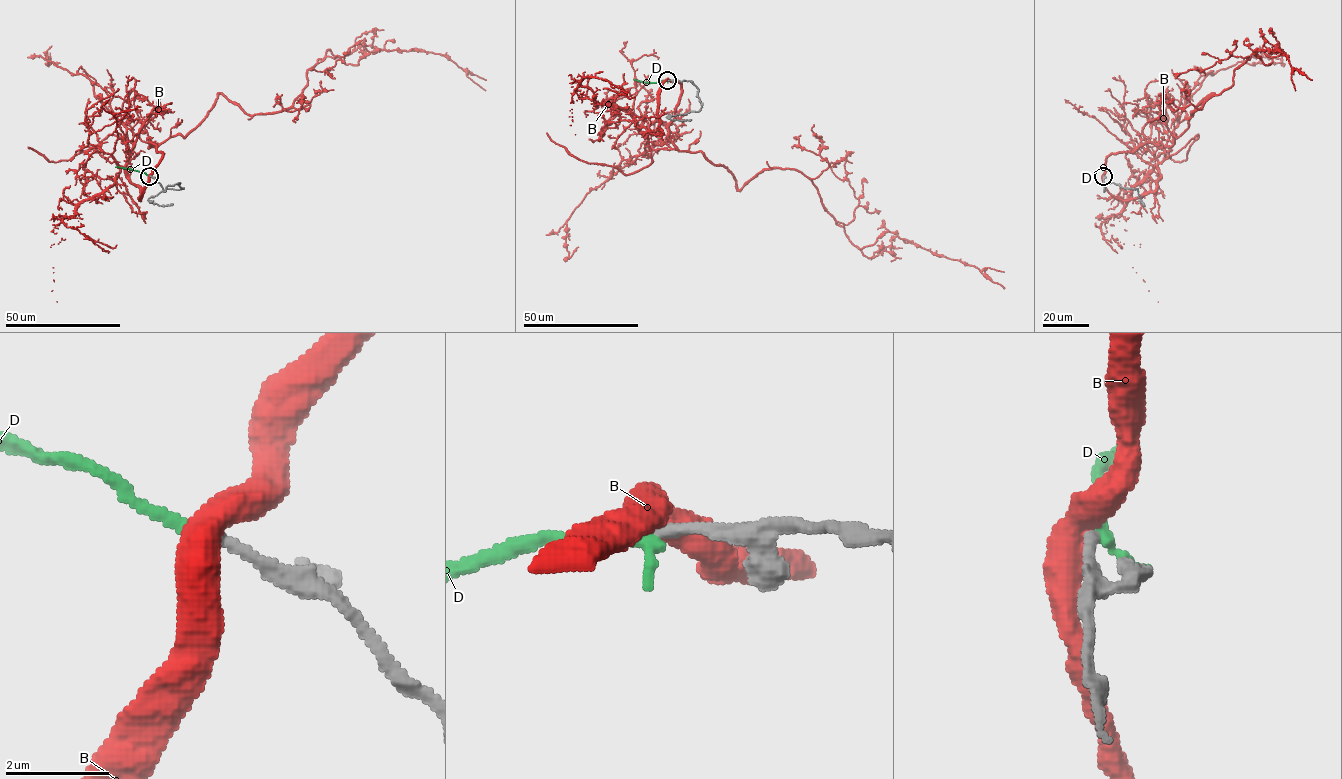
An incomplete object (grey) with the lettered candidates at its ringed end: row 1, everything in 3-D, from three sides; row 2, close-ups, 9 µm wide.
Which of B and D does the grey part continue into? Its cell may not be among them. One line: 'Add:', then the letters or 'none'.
Add: D

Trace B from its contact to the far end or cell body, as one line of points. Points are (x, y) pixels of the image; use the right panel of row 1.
B: (1103, 176), (1112, 154), (1171, 146), (1258, 50), (1265, 65), (1255, 52), (1286, 57), (1295, 90)

